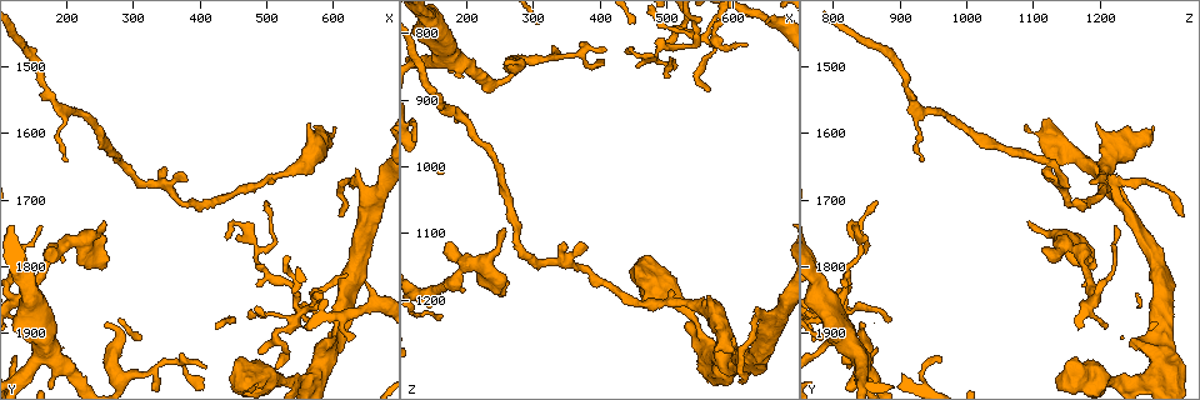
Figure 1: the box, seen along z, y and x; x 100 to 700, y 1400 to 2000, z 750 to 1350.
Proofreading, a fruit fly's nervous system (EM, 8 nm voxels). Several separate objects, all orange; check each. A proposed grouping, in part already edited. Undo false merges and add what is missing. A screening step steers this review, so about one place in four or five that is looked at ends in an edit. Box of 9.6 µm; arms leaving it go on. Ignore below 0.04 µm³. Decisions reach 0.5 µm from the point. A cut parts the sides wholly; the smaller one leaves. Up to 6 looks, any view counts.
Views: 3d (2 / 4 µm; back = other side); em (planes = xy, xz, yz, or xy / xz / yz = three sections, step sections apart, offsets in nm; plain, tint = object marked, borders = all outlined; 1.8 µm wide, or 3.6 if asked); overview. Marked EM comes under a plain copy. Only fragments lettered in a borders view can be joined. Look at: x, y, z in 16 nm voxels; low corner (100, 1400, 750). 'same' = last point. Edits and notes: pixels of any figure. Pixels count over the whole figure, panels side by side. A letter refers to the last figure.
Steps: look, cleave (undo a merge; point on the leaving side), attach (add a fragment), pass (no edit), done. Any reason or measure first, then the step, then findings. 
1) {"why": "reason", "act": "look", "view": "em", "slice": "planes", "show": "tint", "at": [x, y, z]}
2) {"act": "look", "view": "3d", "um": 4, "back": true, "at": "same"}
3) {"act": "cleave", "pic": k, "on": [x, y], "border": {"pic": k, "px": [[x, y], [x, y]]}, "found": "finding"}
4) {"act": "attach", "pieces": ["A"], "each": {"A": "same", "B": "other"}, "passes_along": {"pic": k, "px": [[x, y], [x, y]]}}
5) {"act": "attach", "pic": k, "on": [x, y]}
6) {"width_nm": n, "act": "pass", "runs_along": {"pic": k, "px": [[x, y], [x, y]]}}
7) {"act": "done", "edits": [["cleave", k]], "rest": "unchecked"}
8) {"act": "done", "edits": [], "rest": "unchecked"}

{"act": "look", "view": "3d", "um": 4, "at": [205, 1640, 935]}

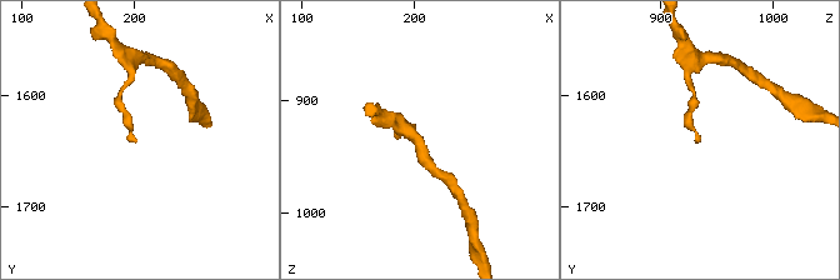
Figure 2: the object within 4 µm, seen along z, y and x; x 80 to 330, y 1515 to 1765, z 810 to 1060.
{"why": "shape alone is not enough", "act": "look", "view": "em", "slice": "planes", "show": "borders", "at": [202, 1642, 934]}

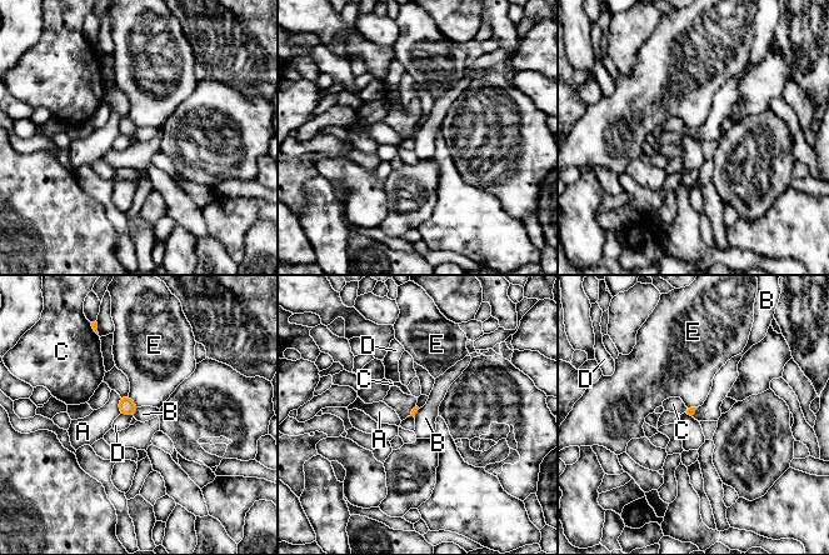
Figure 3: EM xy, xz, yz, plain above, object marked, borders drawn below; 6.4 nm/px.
{"act": "pass", "each": {"A": "other", "B": "other", "C": "other", "D": "other", "E": "other"}, "border": {"pic": 3, "px": [[138, 406], [134, 416]]}, "found": "none of them fits"}

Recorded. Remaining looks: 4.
{"why": "free end", "act": "look", "view": "em", "um": 3.6, "slice": "planes", "show": "tint", "at": [260, 1885, 845]}

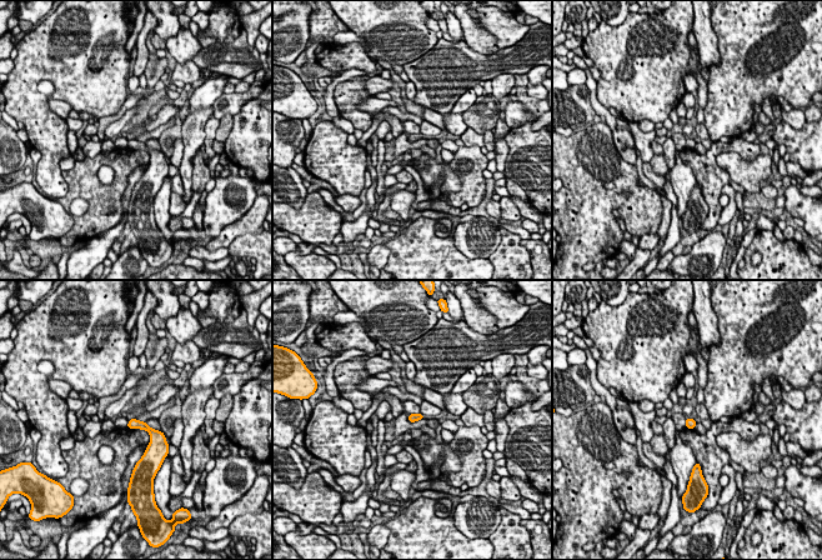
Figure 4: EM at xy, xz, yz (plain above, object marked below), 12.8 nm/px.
{"why": "see the neighbours", "act": "look", "view": "em", "um": 3.6, "slice": "planes", "show": "borders", "at": "same"}

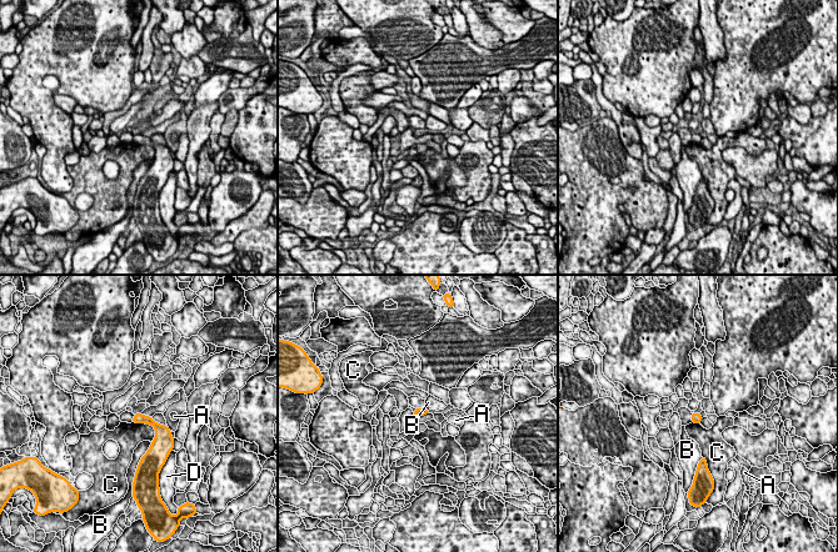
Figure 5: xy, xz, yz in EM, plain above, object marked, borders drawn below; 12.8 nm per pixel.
{"act": "pass", "each": {"A": "other", "B": "other", "C": "other", "D": "other"}, "border": {"pic": 5, "px": [[133, 421], [149, 423], [154, 440]]}, "found": "none of them fits"}

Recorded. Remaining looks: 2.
{"why": "an open end", "act": "look", "view": "em", "slice": "planes", "show": "tint", "at": [260, 1800, 1195]}

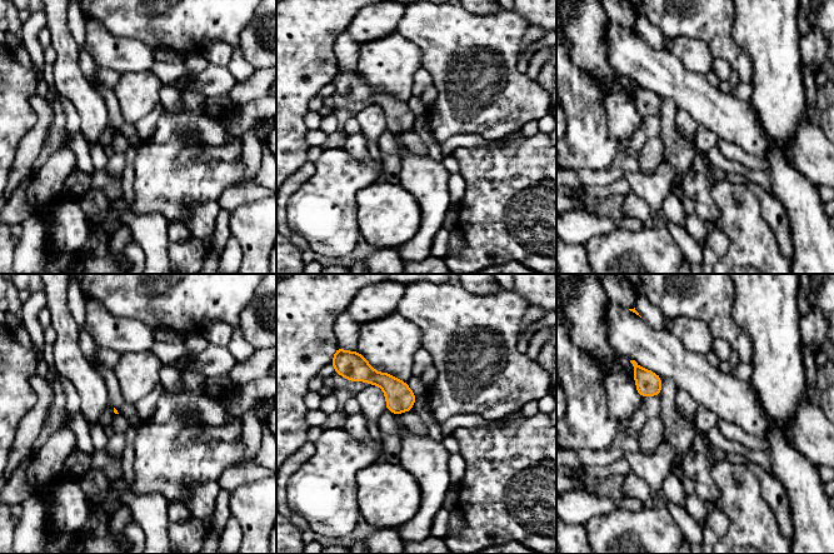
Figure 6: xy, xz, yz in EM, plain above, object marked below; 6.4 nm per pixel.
{"act": "look", "view": "em", "slice": "planes", "show": "borders", "at": "same"}

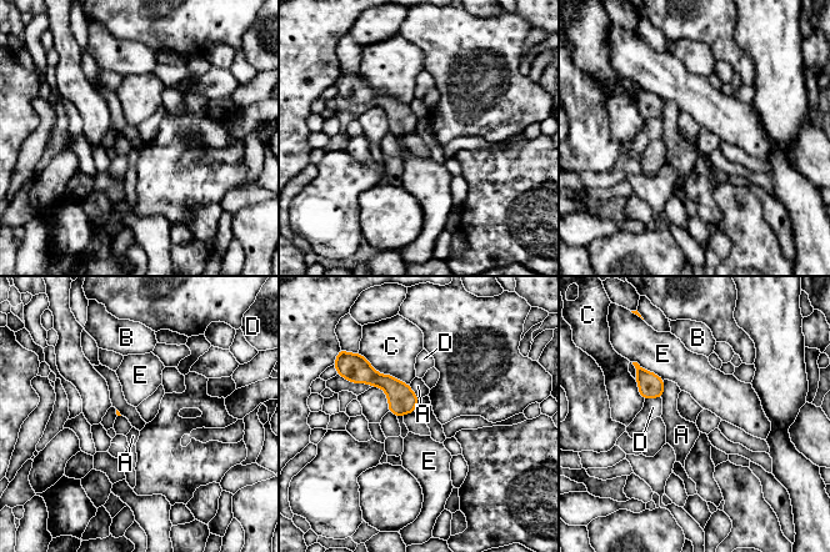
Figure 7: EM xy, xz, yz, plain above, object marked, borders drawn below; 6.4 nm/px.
{"act": "pass", "each": {"A": "other", "B": "other", "C": "other", "D": "other", "E": "other"}, "border": {"pic": 7, "px": [[664, 380], [661, 399]]}, "found": "no lettered fragment goes on from it"}

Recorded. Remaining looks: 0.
{"act": "done", "edits": [], "rest": "unchecked"}

